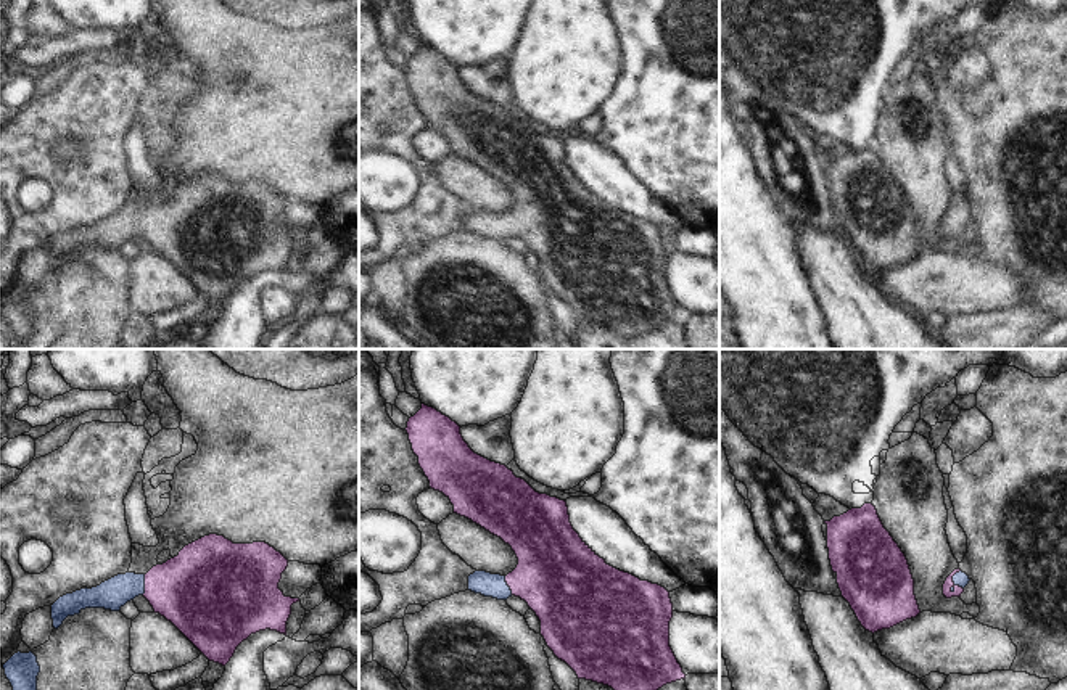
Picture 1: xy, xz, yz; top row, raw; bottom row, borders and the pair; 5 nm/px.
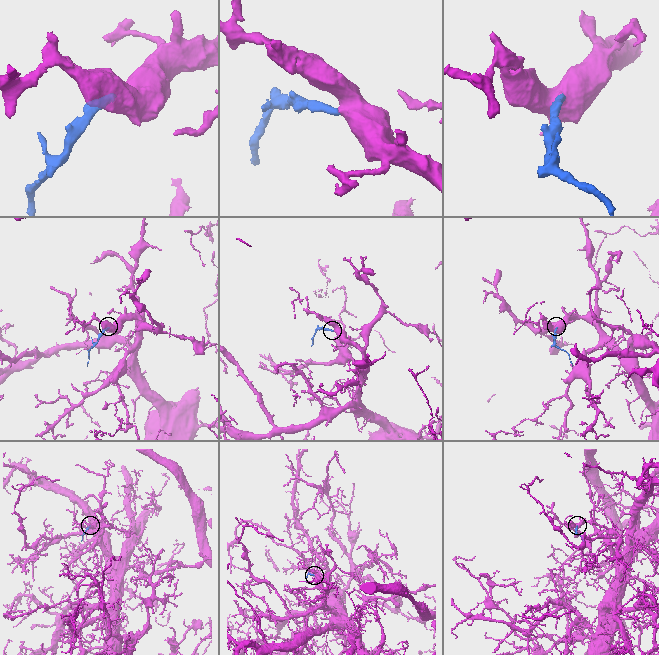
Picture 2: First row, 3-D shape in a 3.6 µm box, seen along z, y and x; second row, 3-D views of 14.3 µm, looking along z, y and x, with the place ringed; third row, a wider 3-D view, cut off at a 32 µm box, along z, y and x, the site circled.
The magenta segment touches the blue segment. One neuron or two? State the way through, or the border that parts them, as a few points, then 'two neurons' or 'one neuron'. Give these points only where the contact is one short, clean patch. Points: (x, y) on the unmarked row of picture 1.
across yz (947, 227), (951, 221), (961, 219) | one neuron

